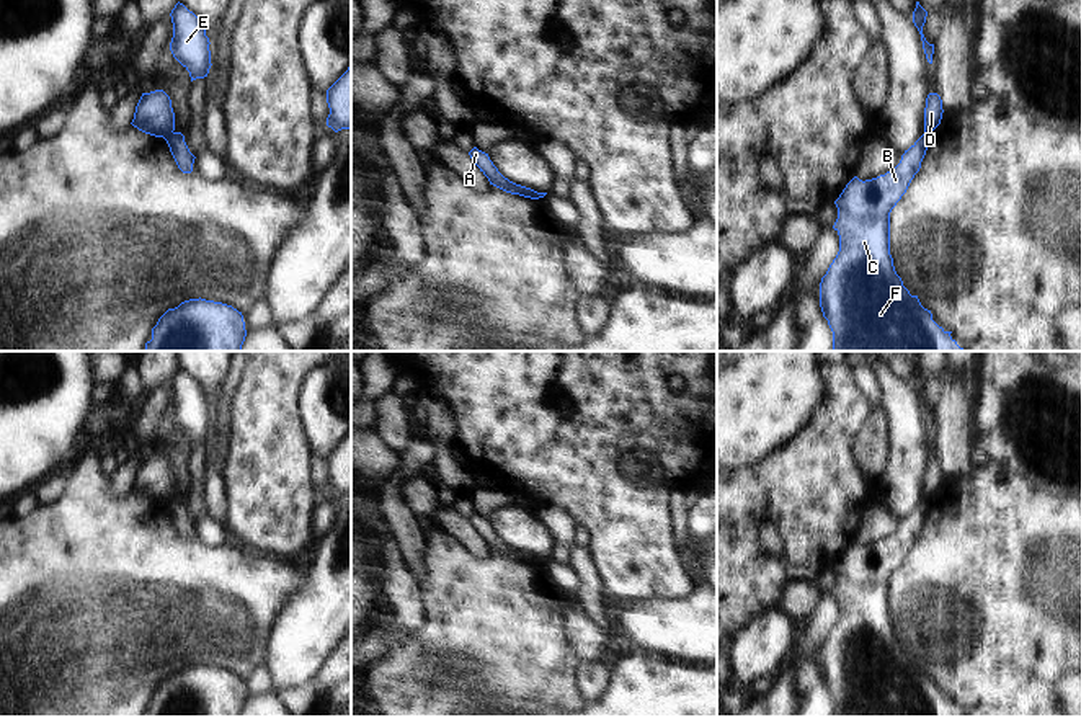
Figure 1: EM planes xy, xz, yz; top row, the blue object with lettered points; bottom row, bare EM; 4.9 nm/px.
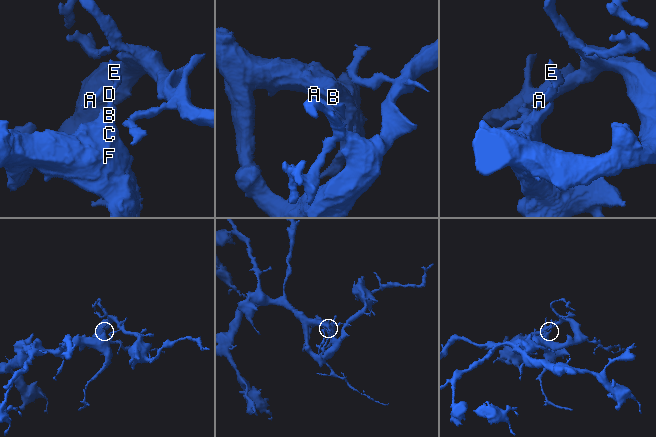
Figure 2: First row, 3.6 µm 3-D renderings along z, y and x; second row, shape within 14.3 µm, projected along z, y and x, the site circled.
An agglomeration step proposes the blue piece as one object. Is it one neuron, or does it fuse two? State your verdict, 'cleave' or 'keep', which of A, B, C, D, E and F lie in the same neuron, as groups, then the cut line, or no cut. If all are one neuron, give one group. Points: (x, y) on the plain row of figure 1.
cleave; A D E / B C F; cut in xy along (172, 497), (164, 503)

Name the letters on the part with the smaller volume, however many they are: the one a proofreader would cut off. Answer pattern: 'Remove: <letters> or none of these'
Remove: A, D, E

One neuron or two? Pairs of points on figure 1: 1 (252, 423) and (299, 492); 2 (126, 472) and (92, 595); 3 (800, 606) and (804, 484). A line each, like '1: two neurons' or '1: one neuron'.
1: one neuron
2: two neurons
3: two neurons

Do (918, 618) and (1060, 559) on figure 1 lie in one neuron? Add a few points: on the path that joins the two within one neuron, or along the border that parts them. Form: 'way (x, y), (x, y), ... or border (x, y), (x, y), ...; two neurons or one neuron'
way (954, 595), (970, 593), (1005, 559), (1024, 559); one neuron

